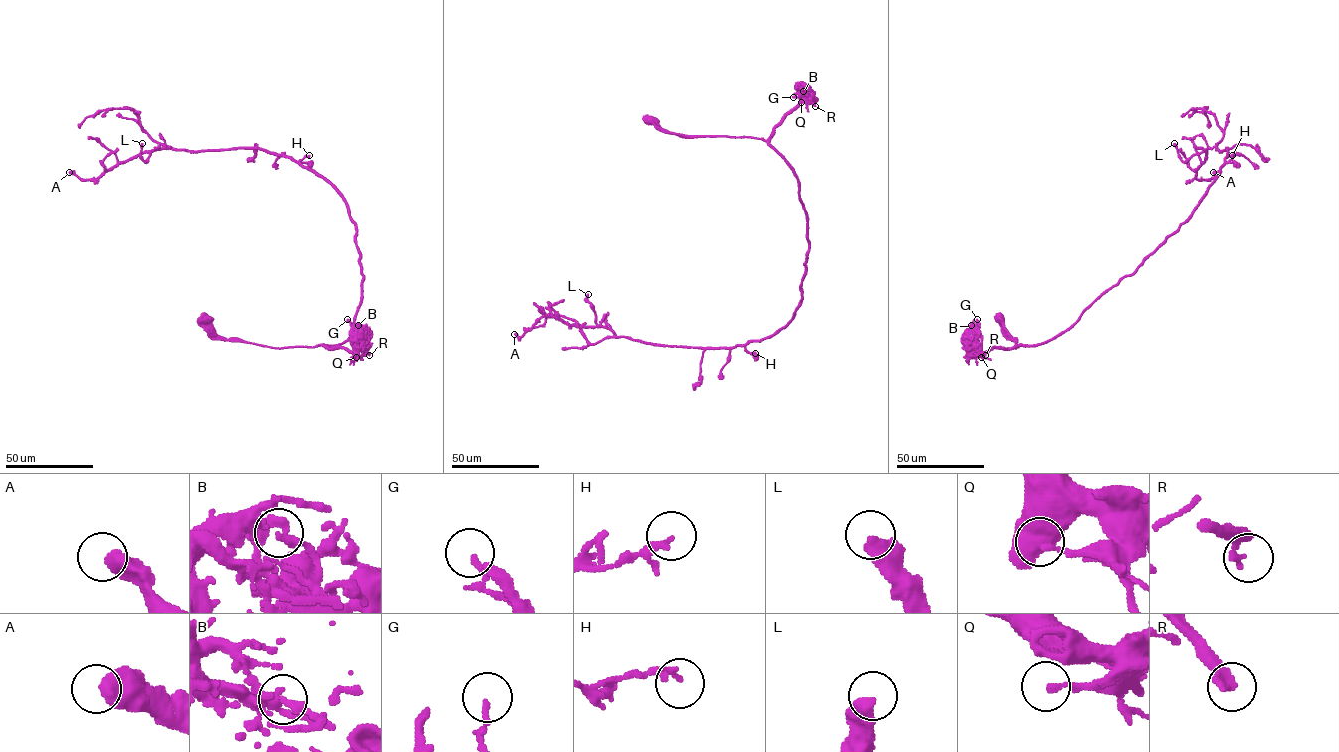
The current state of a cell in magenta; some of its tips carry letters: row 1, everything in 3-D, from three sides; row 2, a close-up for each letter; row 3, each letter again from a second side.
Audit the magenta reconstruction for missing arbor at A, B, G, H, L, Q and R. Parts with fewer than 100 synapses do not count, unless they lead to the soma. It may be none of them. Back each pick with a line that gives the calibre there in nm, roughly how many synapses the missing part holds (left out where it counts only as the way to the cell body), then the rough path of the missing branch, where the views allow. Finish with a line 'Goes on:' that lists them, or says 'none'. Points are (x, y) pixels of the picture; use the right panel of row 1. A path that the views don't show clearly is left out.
Goes on: none

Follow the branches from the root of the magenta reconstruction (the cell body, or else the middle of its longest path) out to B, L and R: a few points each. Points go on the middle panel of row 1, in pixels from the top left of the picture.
B: (649, 121), (664, 131), (678, 134), (750, 137), (766, 140), (781, 119), (800, 102), (803, 91)
L: (649, 121), (762, 138), (784, 158), (807, 218), (800, 304), (766, 338), (683, 347), (617, 337), (588, 294)
R: (649, 121), (664, 131), (678, 134), (750, 137), (766, 140), (781, 119), (804, 100), (815, 106)

